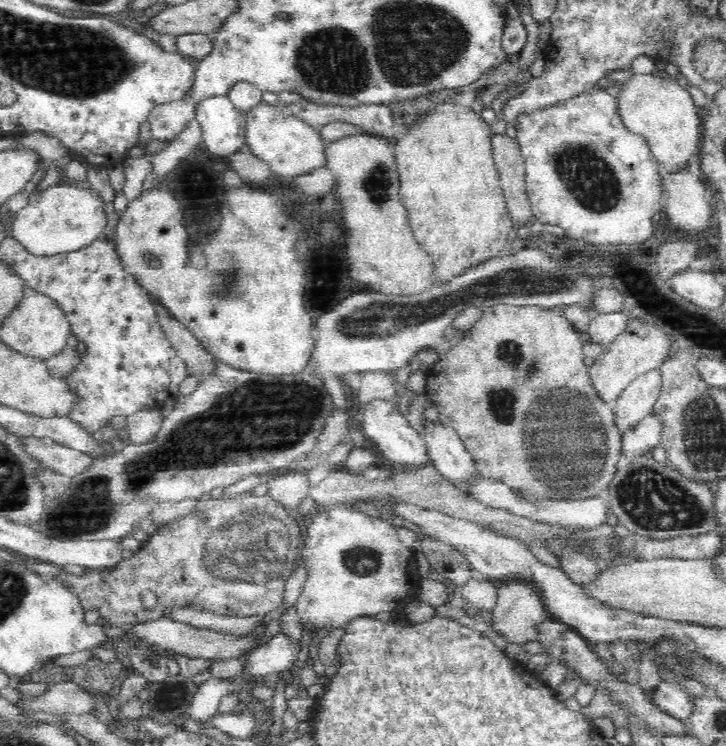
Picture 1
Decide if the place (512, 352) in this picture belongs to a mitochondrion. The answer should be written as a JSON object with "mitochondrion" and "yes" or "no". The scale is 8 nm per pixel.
{"mitochondrion":"yes"}

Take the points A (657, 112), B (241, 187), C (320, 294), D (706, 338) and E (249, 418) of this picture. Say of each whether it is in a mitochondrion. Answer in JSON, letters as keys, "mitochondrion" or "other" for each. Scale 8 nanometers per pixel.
{"A":"other","B":"other","C":"other","D":"other","E":"mitochondrion"}

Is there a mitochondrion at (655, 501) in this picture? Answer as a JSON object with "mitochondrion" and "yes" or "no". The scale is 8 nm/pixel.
{"mitochondrion":"yes"}

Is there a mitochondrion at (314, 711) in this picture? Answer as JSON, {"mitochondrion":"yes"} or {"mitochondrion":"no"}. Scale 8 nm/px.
{"mitochondrion":"no"}

